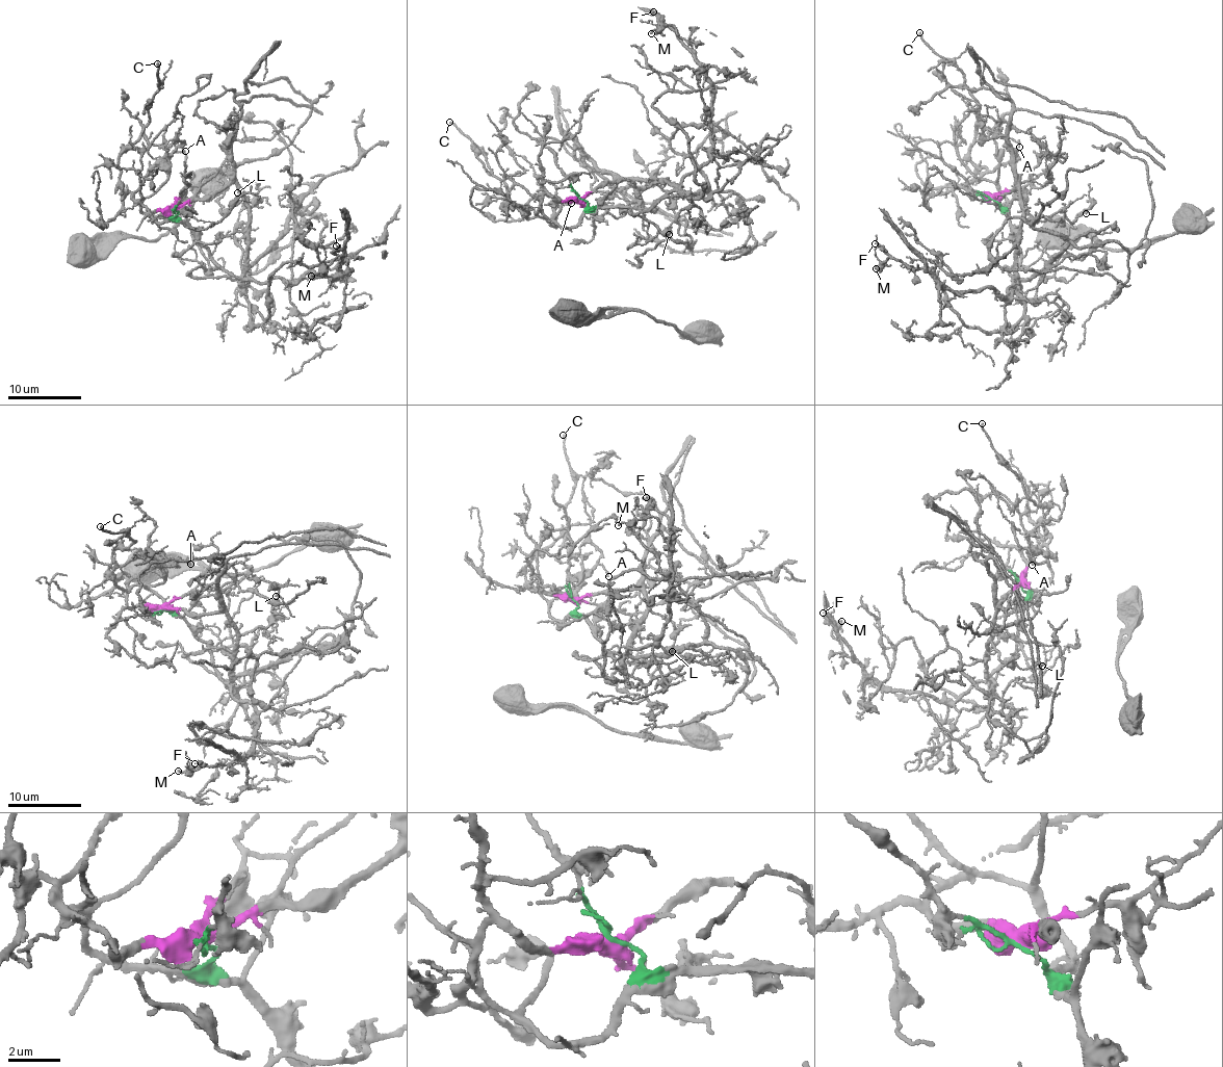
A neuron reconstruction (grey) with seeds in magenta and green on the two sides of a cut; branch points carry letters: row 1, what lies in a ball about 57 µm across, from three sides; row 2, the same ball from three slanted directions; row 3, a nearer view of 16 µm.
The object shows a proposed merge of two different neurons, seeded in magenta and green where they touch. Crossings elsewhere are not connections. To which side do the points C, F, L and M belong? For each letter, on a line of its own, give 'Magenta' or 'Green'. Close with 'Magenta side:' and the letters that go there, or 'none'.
C: Magenta
F: Green
L: Magenta
M: Green
Magenta side: C, L

